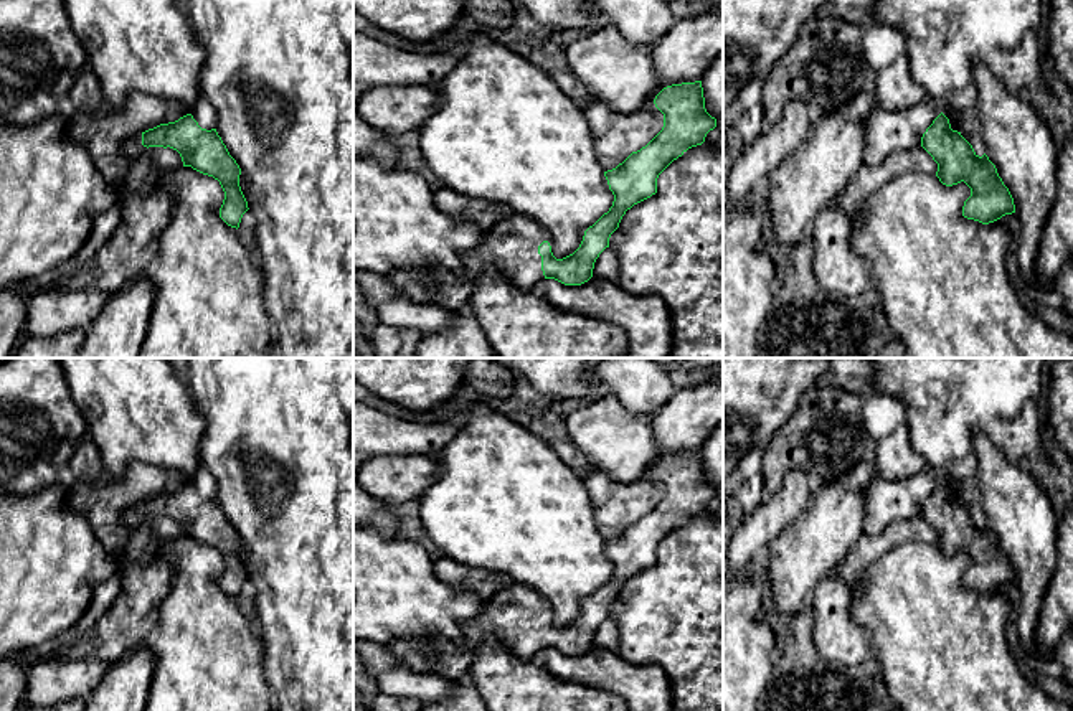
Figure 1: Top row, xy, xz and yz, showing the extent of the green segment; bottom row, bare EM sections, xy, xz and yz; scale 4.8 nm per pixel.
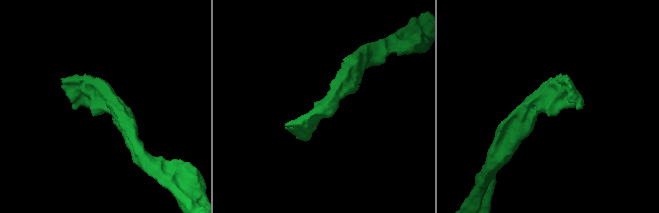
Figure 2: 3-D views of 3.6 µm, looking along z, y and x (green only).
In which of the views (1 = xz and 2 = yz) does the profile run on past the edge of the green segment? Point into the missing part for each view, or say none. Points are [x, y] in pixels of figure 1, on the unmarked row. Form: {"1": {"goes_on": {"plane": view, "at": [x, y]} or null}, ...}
{"1": {"goes_on": {"plane": "xz", "at": [512, 616]}}, "2": {"goes_on": null}}

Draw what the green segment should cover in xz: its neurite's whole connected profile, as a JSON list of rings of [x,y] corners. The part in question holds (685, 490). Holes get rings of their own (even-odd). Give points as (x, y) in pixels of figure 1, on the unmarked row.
[[[702,450],[667,455],[654,473],[664,483],[662,500],[616,538],[604,541],[614,564],[612,576],[584,600],[573,624],[556,629],[550,604],[533,589],[512,584],[485,600],[477,615],[459,624],[457,640],[423,635],[393,640],[386,648],[413,671],[436,673],[447,680],[469,675],[475,660],[474,648],[485,633],[497,637],[522,660],[536,660],[545,648],[565,655],[588,652],[626,581],[655,564],[659,544],[688,518],[702,515],[716,497],[716,488],[705,478]]]

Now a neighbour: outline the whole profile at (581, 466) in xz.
[[[568,439],[548,440],[548,444],[573,469],[573,472],[579,478],[584,480],[594,472],[598,472],[591,460]]]

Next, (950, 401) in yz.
[[[868,358],[873,366],[870,384],[883,394],[901,401],[908,412],[911,444],[939,480],[949,488],[951,498],[957,500],[974,518],[984,525],[981,495],[977,485],[977,457],[974,439],[989,437],[1004,455],[1020,465],[1023,460],[1042,462],[1047,450],[1040,440],[1040,376],[1045,358]]]

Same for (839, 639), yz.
[[[837,571],[824,577],[812,596],[814,643],[825,660],[855,666],[873,655],[870,632],[850,615],[850,587]]]

